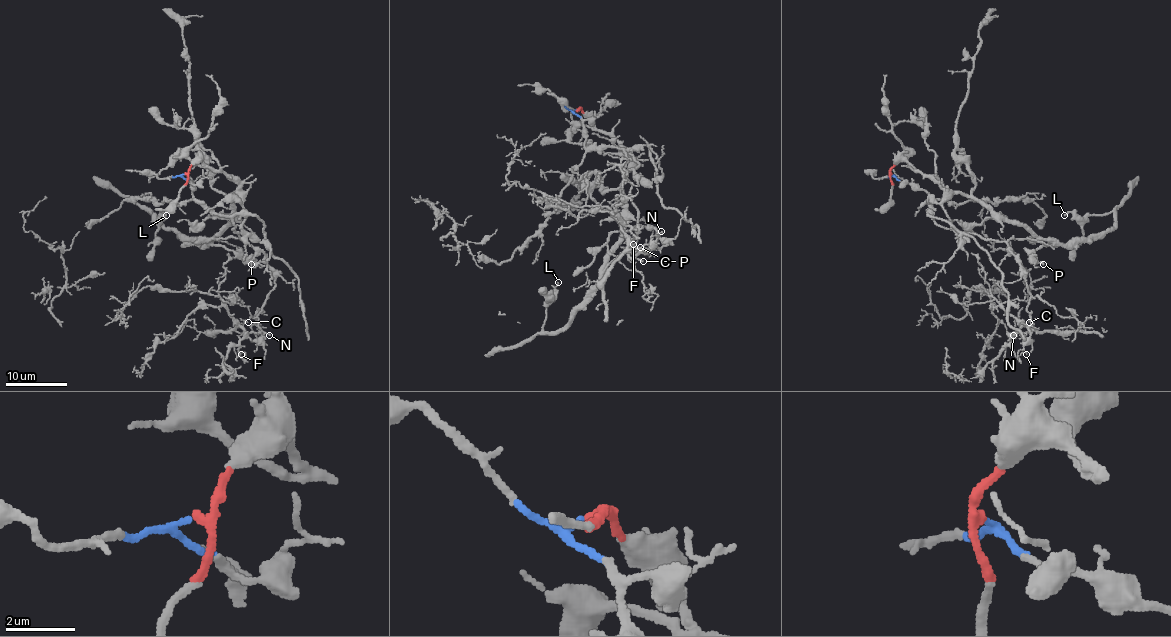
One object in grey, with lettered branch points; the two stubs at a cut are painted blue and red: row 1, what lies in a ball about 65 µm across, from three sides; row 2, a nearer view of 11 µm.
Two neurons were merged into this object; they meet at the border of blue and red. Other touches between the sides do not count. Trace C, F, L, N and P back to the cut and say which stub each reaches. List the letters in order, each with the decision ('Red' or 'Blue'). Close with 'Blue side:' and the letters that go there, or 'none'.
C: Blue
F: Blue
L: Red
N: Blue
P: Red
Blue side: C, F, N

